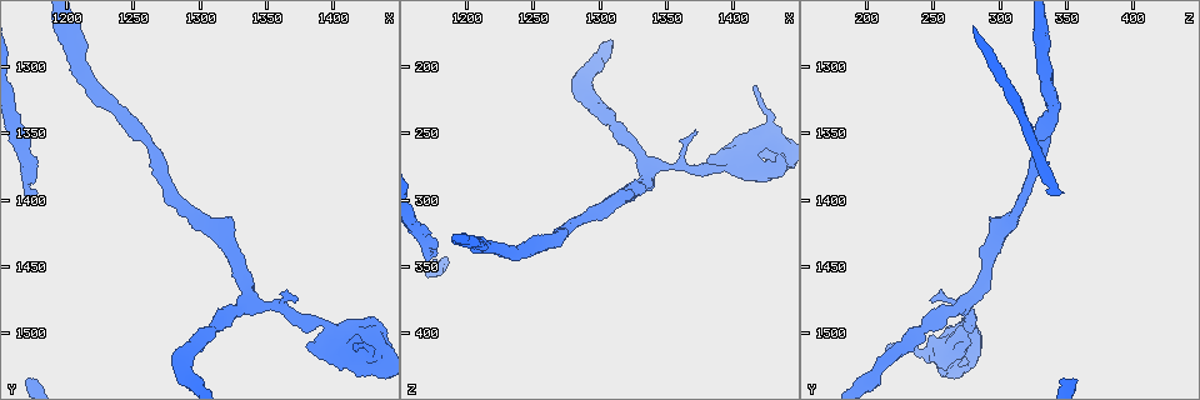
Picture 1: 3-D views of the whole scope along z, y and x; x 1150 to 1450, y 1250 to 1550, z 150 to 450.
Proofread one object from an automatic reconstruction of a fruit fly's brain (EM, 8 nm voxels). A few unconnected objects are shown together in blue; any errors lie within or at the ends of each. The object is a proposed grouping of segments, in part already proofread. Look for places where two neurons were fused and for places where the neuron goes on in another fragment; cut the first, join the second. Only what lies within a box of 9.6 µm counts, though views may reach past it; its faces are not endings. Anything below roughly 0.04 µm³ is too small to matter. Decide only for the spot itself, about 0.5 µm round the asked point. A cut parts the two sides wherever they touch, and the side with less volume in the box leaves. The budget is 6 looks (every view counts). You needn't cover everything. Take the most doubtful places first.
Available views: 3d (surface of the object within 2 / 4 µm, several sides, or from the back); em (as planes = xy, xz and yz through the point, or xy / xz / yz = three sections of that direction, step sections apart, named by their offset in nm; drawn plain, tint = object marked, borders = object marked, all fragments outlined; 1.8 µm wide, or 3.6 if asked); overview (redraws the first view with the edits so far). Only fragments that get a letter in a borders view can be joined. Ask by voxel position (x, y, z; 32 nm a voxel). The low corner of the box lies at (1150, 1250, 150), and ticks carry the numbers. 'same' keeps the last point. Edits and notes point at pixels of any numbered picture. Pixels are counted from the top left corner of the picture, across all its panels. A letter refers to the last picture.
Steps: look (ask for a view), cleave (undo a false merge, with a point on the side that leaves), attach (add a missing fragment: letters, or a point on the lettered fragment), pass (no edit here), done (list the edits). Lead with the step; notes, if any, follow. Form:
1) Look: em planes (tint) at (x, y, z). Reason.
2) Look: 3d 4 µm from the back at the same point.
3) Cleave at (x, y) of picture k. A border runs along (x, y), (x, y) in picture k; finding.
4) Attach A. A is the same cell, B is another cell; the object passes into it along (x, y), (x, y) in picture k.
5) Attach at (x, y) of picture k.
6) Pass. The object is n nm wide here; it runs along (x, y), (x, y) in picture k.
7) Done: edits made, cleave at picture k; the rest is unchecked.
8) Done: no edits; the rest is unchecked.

Look: em yz step 16 (tint) at (1418, 1512, 214). Branch stops here.

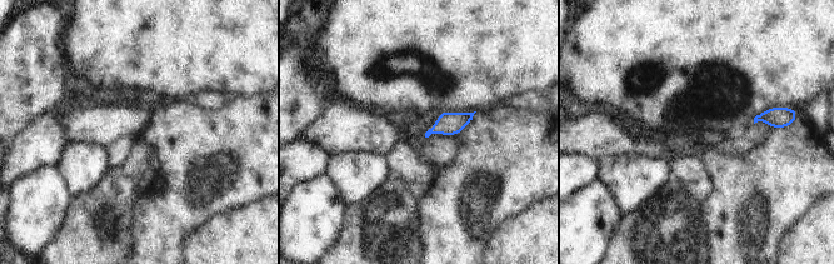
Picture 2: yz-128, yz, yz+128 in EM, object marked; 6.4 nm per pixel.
Look: em planes (borders) at the same point. Cut it another way.

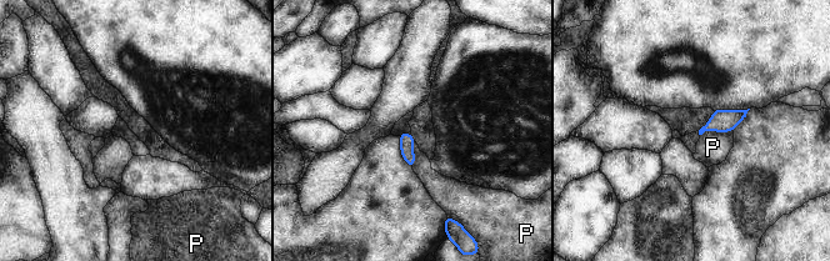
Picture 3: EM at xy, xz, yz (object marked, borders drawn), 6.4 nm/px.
Pass. The object is 100 nm wide here; P is another cell; a border runs along (731, 129), (704, 131), (700, 135) in picture 3; no lettered fragment goes on from it.

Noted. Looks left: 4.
Look: em planes (borders) at (1178, 1396, 338).

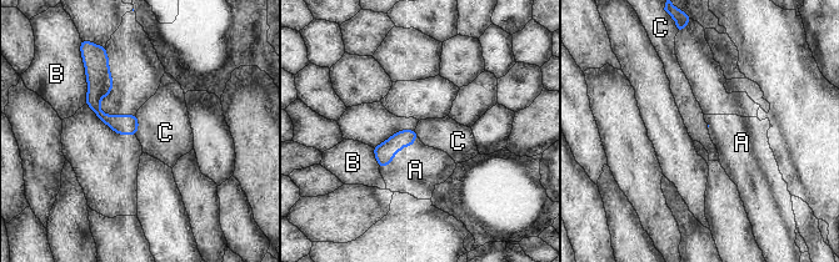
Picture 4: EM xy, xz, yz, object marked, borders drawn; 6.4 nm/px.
Attach A. A is the same cell, B and C are other cells; the object passes into it along (384, 152), (399, 151), (415, 170) in picture 4; the neuron continues.

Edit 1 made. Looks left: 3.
Look: overview. Redraw.

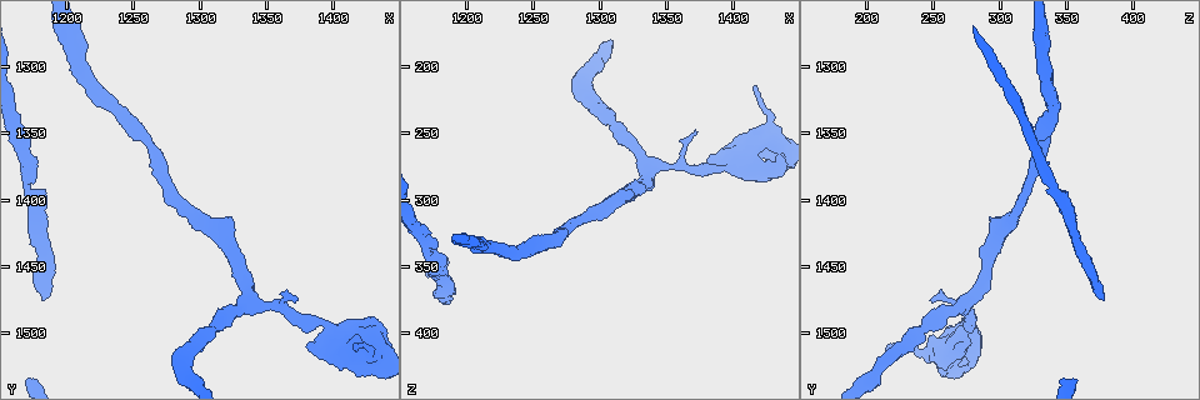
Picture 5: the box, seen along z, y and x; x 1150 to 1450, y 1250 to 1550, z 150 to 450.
Look: em planes (borders) at (1382, 1508, 274). An open end.

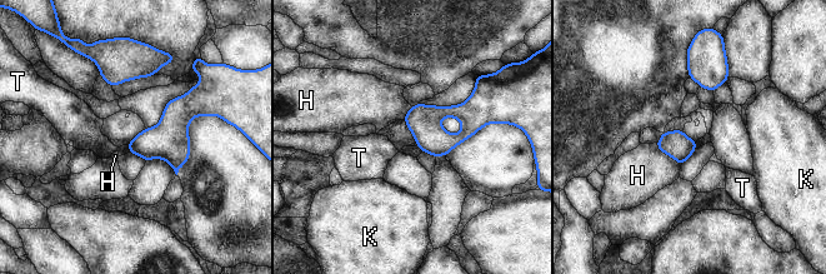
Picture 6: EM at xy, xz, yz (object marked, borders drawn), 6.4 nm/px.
Pass. H, K and T are other cells; a border runs along (655, 143), (660, 150), (681, 164) in picture 6; none of them fits.

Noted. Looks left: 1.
Done: edits made, attach at picture 4; the rest is unchecked.

